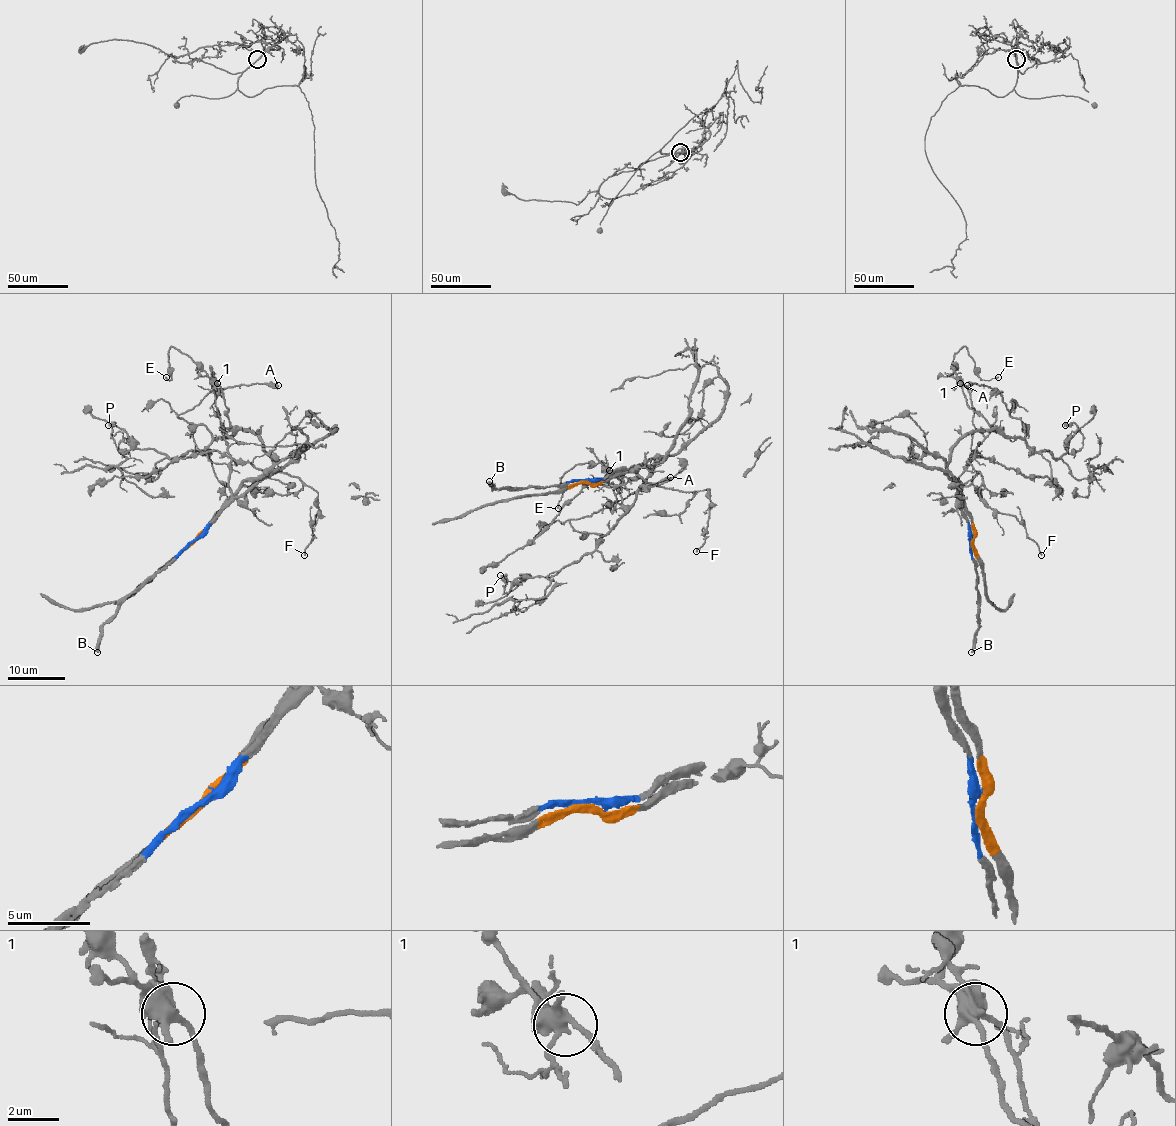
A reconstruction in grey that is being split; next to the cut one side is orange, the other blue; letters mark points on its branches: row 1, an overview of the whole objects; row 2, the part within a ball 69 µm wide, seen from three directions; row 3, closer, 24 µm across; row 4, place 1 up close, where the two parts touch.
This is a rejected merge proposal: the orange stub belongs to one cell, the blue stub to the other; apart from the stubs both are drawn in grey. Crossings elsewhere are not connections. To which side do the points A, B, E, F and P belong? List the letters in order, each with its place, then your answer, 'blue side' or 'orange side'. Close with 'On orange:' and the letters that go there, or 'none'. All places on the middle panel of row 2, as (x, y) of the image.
A: place (670, 477); orange side
B: place (489, 481); blue side
E: place (558, 508); orange side
F: place (696, 551); orange side
P: place (500, 575); orange side
On orange: A, E, F, P

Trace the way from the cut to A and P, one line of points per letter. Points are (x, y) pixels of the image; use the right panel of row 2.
A: (972, 541), (972, 516), (948, 474), (949, 456), (977, 431), (1024, 437), (998, 391), (966, 385)
P: (972, 541), (972, 516), (948, 474), (958, 443), (1001, 430), (1058, 457), (1082, 446), (1082, 433), (1065, 425)

